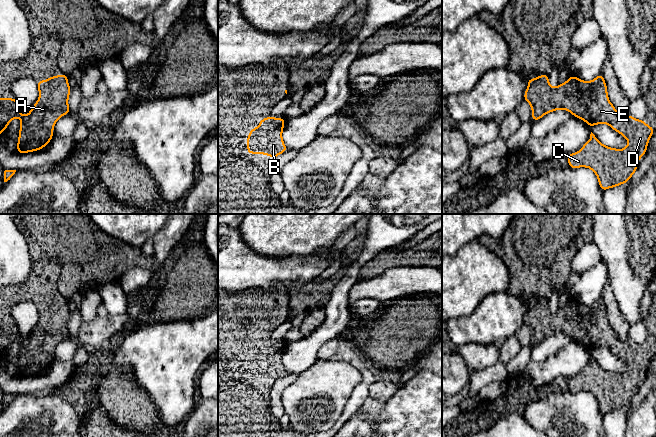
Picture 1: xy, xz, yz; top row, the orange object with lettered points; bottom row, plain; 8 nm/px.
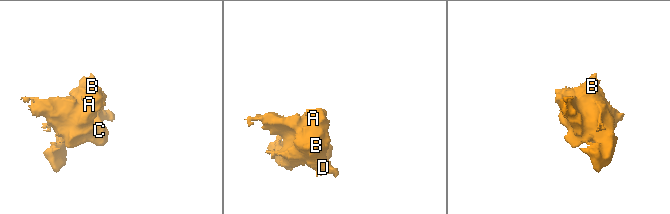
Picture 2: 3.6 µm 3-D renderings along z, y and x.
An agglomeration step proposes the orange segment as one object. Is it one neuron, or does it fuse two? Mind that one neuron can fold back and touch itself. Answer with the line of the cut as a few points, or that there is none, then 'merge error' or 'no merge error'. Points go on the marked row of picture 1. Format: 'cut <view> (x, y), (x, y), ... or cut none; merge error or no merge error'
cut none; no merge error

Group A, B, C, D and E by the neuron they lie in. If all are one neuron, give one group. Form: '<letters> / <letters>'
A B C D E

